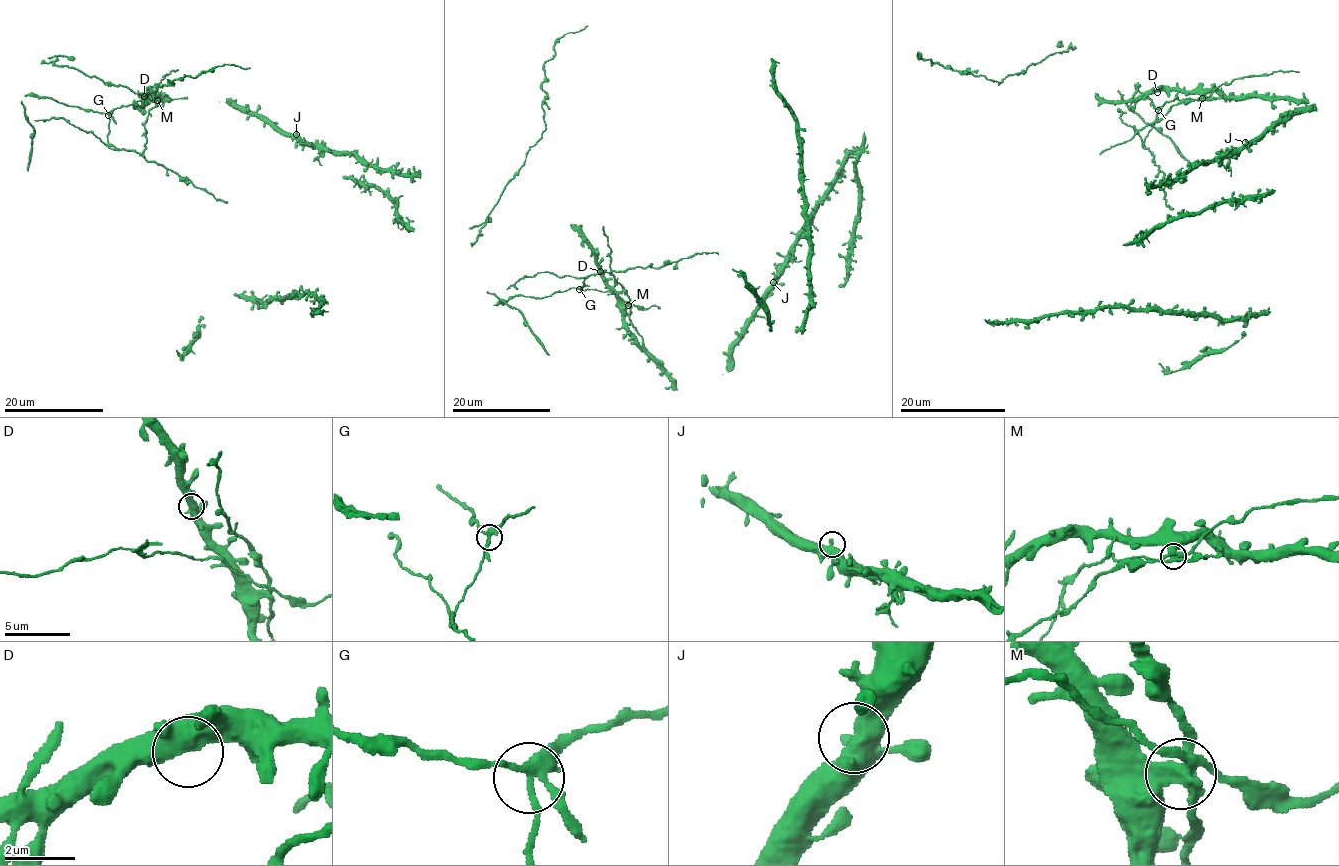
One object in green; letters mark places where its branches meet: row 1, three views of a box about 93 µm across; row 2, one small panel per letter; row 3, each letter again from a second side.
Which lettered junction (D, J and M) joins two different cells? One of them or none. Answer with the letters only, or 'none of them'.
M

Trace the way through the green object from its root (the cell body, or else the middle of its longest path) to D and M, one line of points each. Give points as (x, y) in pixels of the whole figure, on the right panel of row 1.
D: (1286, 99), (1228, 97), (1215, 91), (1157, 92)
M: (1286, 99), (1228, 97), (1216, 91), (1207, 91), (1202, 98)

